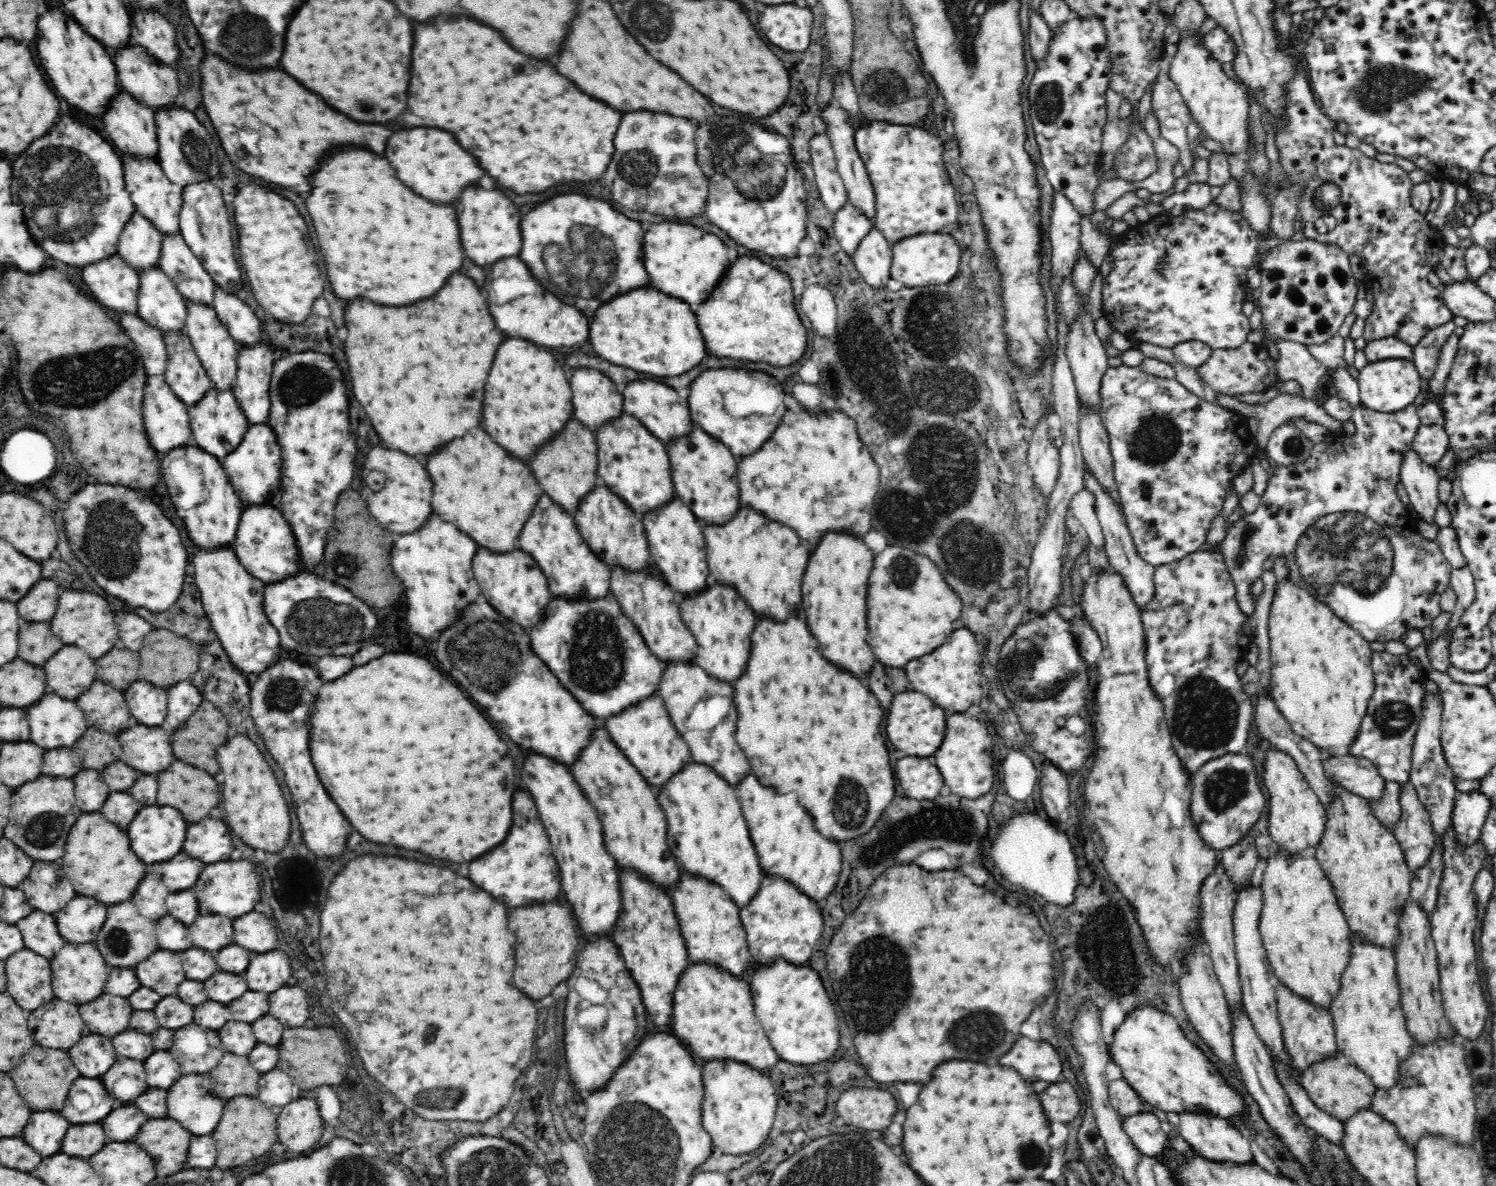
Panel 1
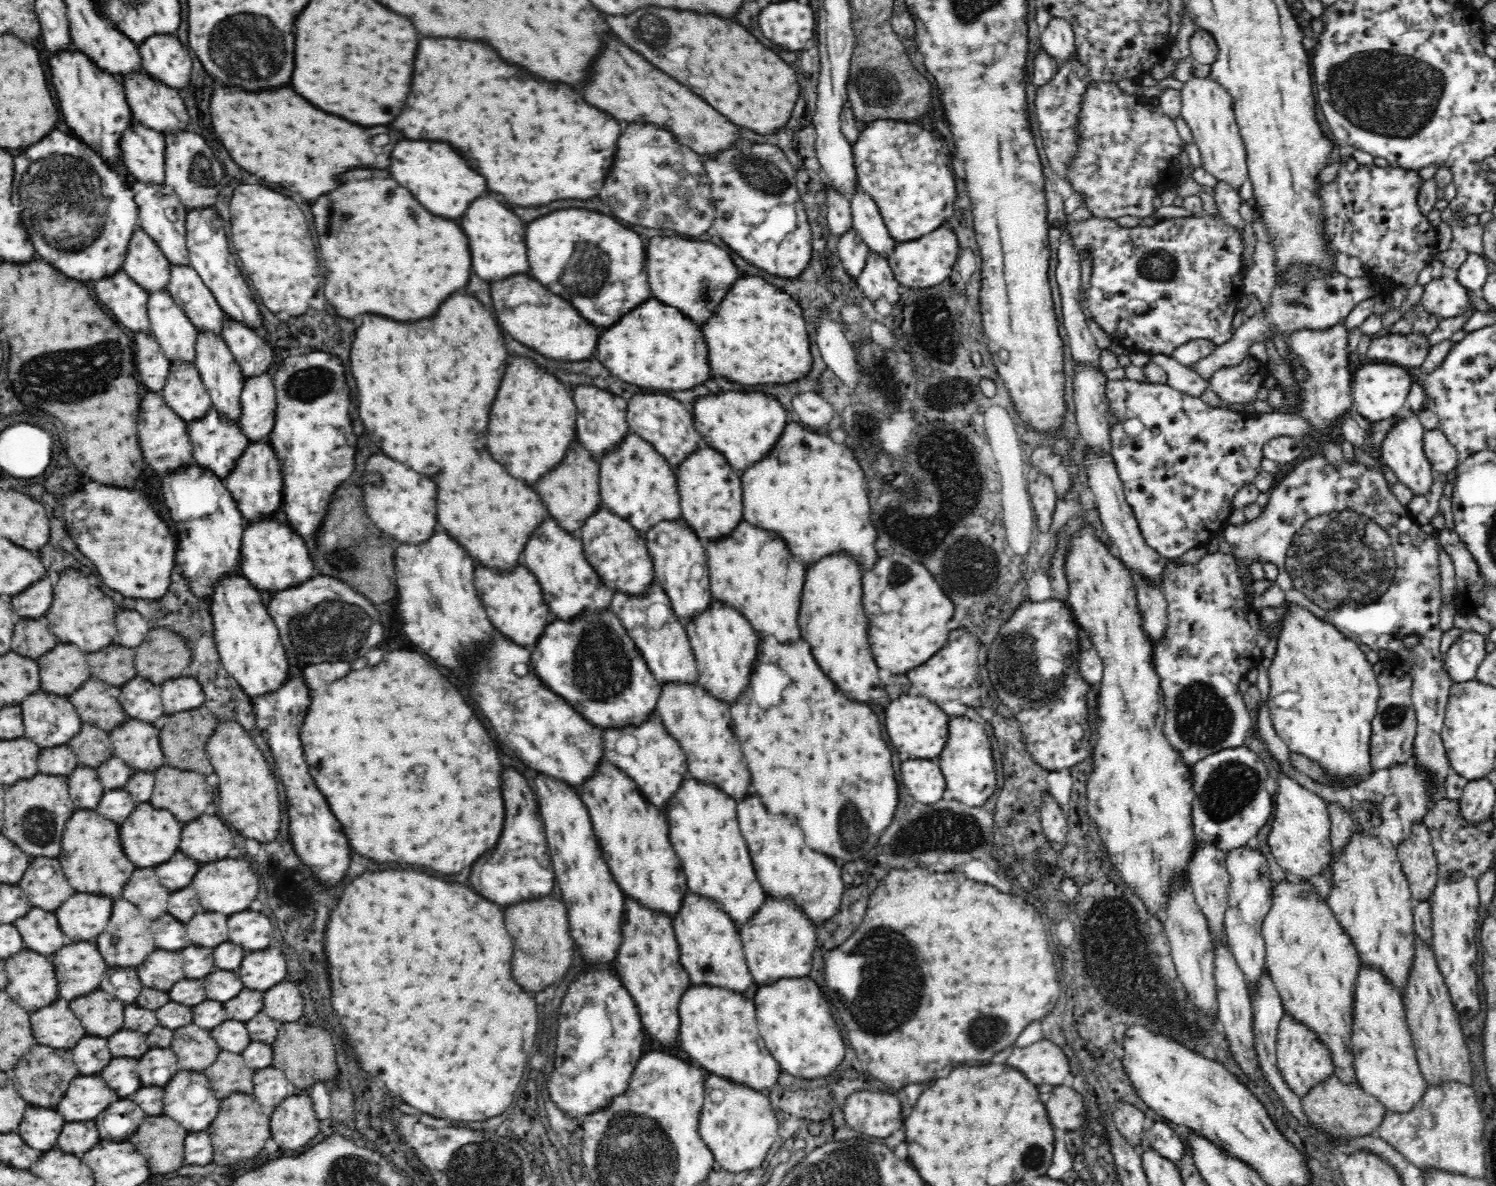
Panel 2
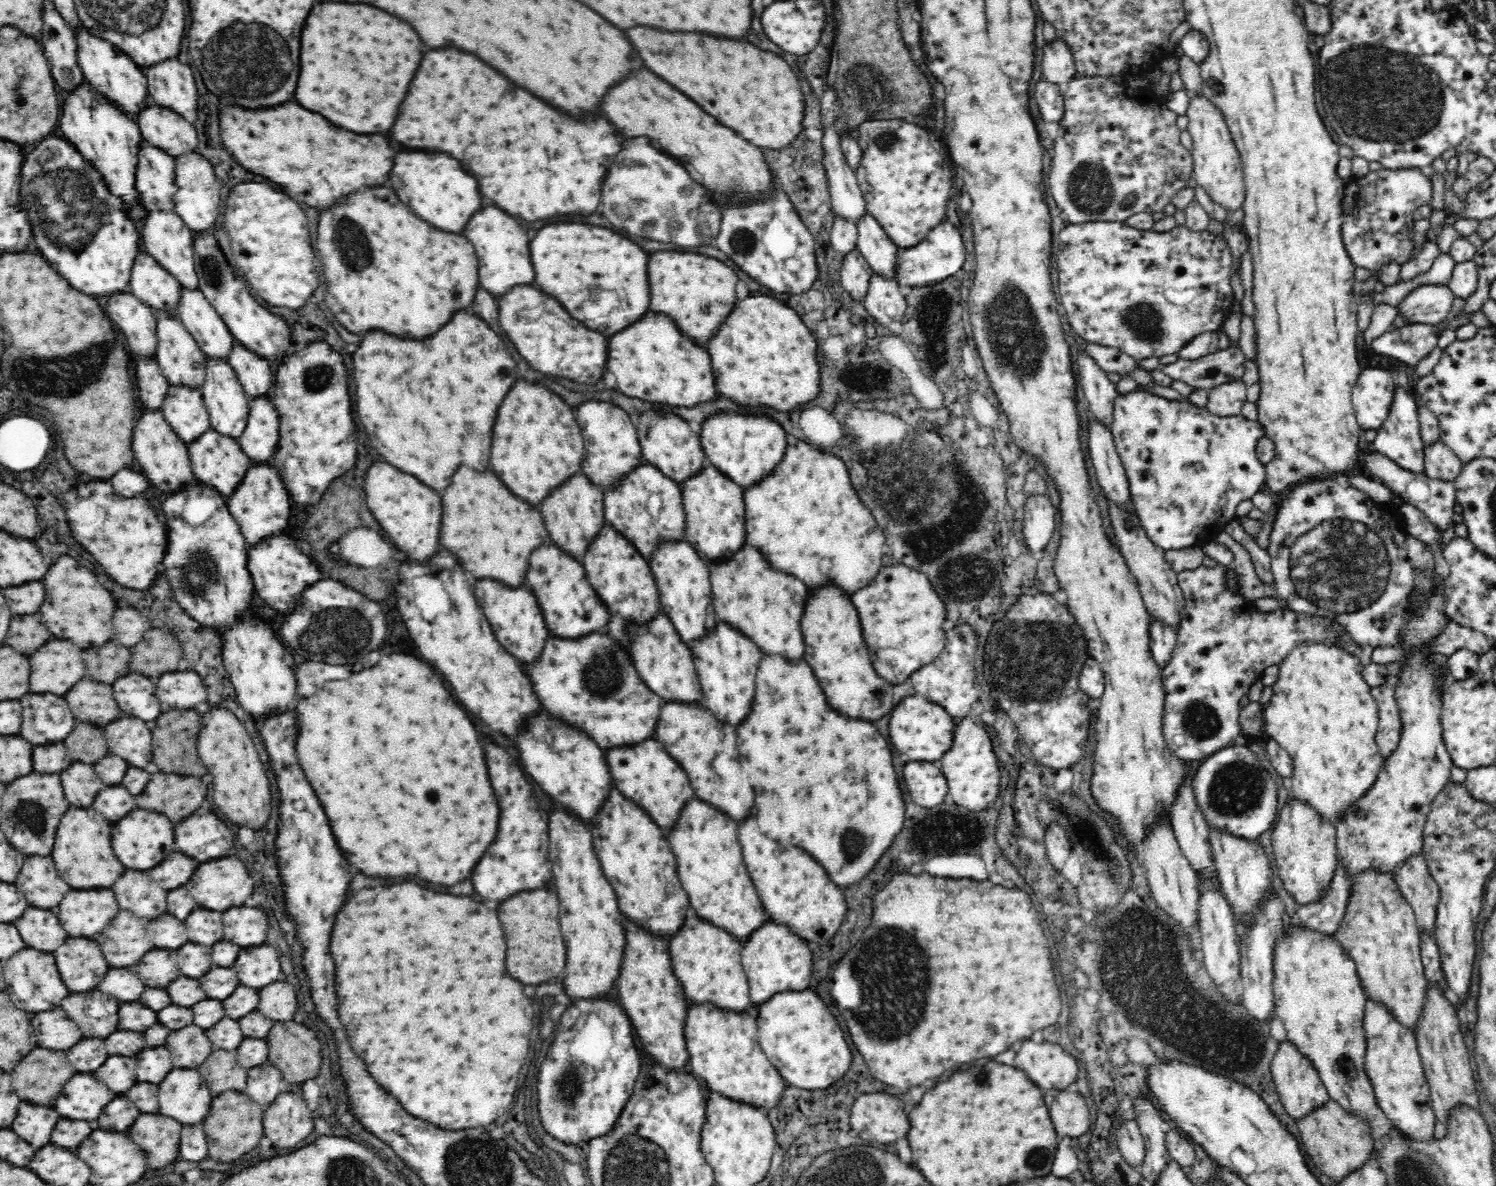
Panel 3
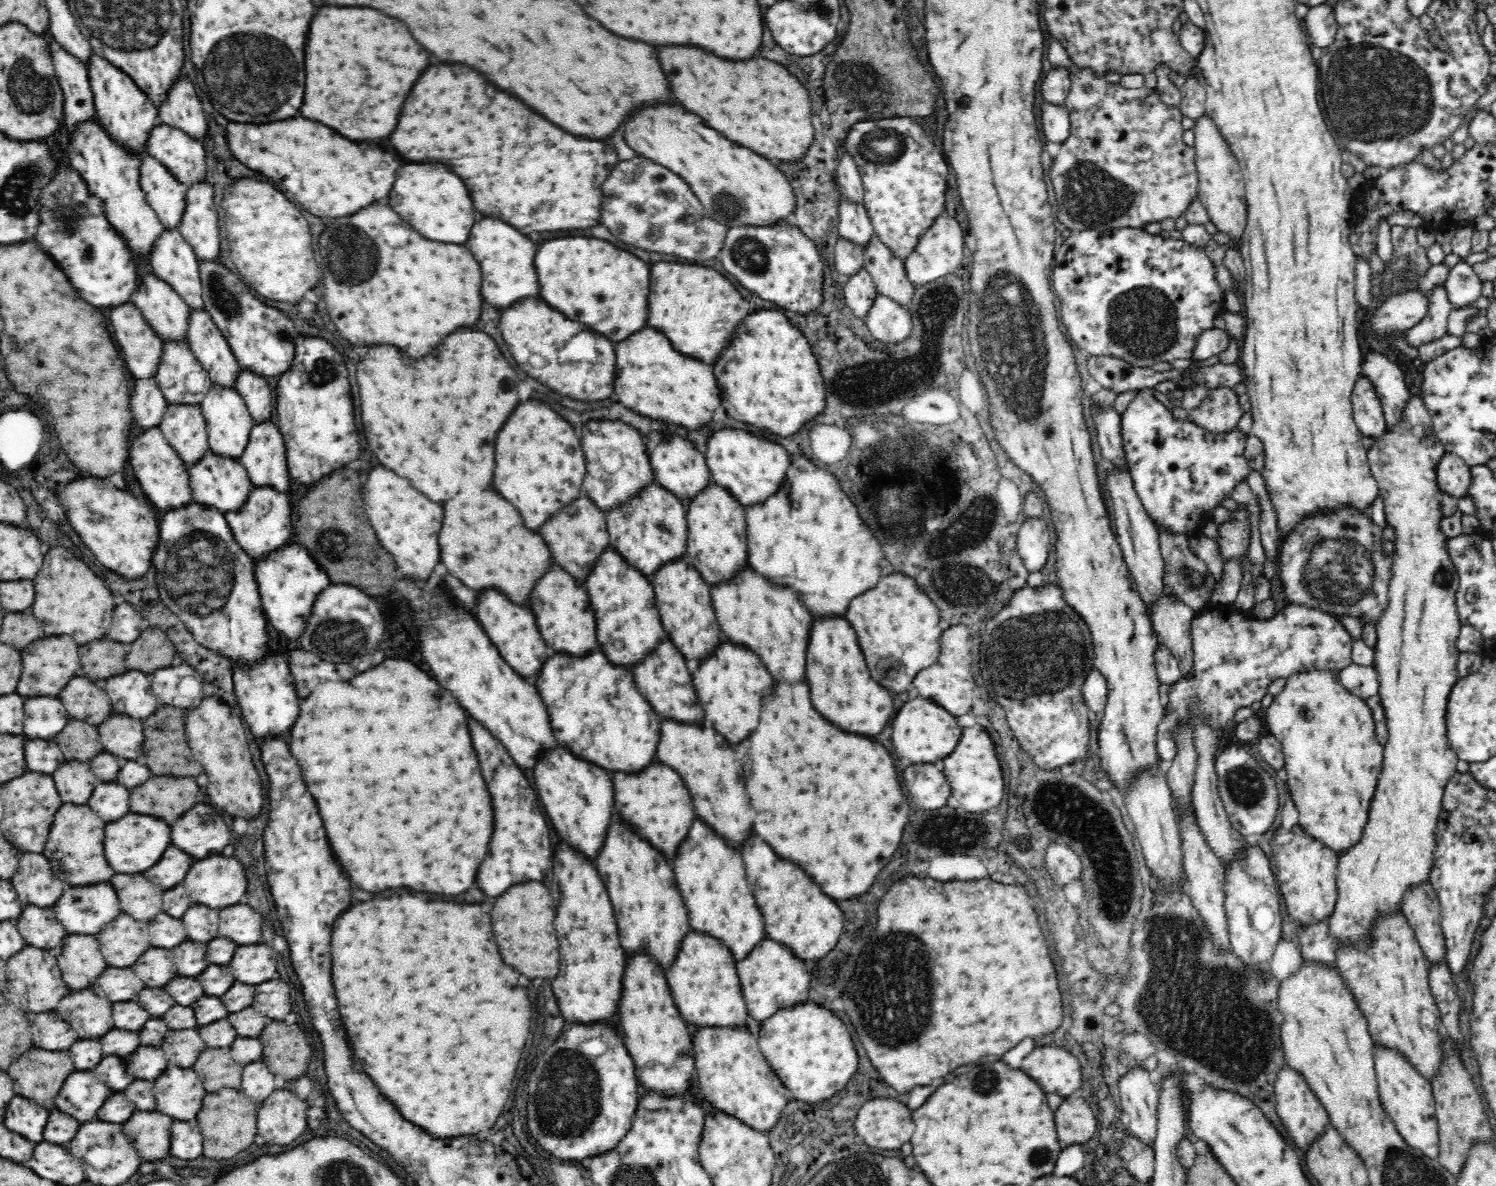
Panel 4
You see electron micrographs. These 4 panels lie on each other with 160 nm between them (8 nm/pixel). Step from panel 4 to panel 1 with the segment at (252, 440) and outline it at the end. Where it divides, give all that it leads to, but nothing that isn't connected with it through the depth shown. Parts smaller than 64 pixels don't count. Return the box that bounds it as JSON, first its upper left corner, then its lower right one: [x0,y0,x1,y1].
[232,341,278,425]

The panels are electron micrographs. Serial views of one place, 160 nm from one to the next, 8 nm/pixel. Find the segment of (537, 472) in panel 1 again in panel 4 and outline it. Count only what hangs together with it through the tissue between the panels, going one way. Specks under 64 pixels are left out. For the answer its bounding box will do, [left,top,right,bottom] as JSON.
[540,495,609,585]

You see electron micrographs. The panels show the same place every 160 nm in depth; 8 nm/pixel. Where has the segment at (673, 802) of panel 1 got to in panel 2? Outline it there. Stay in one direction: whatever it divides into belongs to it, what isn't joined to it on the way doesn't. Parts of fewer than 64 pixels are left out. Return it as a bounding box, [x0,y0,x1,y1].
[668,780,766,925]

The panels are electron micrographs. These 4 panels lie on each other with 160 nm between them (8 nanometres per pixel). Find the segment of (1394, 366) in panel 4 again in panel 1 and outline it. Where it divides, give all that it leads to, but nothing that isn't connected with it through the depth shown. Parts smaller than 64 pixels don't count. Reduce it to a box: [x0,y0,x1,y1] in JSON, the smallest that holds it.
[1400,446,1440,524]

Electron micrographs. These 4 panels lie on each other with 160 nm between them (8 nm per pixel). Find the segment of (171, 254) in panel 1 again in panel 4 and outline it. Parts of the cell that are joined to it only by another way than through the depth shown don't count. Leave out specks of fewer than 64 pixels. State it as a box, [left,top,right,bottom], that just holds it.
[187,310,242,388]

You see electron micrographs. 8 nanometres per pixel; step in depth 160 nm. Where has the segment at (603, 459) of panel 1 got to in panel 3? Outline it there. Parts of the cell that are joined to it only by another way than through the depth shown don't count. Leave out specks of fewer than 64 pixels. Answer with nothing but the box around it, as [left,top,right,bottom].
[603,462,687,561]

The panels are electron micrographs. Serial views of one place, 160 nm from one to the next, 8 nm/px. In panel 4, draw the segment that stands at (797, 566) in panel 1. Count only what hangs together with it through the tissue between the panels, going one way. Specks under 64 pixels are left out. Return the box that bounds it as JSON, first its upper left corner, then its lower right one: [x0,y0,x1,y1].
[710,570,812,684]

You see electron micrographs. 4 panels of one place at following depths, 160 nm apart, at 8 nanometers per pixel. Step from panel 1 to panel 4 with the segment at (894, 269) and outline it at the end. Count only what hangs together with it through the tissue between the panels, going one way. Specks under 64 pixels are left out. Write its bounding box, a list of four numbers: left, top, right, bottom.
[905,216,966,286]

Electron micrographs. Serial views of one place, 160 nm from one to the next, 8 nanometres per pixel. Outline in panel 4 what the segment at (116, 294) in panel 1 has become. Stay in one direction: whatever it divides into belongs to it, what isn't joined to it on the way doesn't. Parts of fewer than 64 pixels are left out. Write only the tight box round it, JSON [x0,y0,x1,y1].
[110,302,163,380]

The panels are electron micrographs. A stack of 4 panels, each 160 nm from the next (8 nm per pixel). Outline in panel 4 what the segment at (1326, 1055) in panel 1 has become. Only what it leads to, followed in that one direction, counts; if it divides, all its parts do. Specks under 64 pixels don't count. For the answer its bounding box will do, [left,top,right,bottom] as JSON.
[1274,1070,1330,1155]

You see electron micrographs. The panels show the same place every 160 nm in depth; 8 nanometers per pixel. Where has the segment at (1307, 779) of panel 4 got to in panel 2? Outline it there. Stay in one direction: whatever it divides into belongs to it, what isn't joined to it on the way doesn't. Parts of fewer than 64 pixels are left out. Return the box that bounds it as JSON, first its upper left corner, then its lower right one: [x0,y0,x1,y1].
[1266,604,1380,787]

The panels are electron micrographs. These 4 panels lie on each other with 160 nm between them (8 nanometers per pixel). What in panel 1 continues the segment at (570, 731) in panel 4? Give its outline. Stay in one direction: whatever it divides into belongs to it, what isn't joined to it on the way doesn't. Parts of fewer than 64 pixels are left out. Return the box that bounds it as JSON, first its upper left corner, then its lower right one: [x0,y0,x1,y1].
[529,592,667,721]

